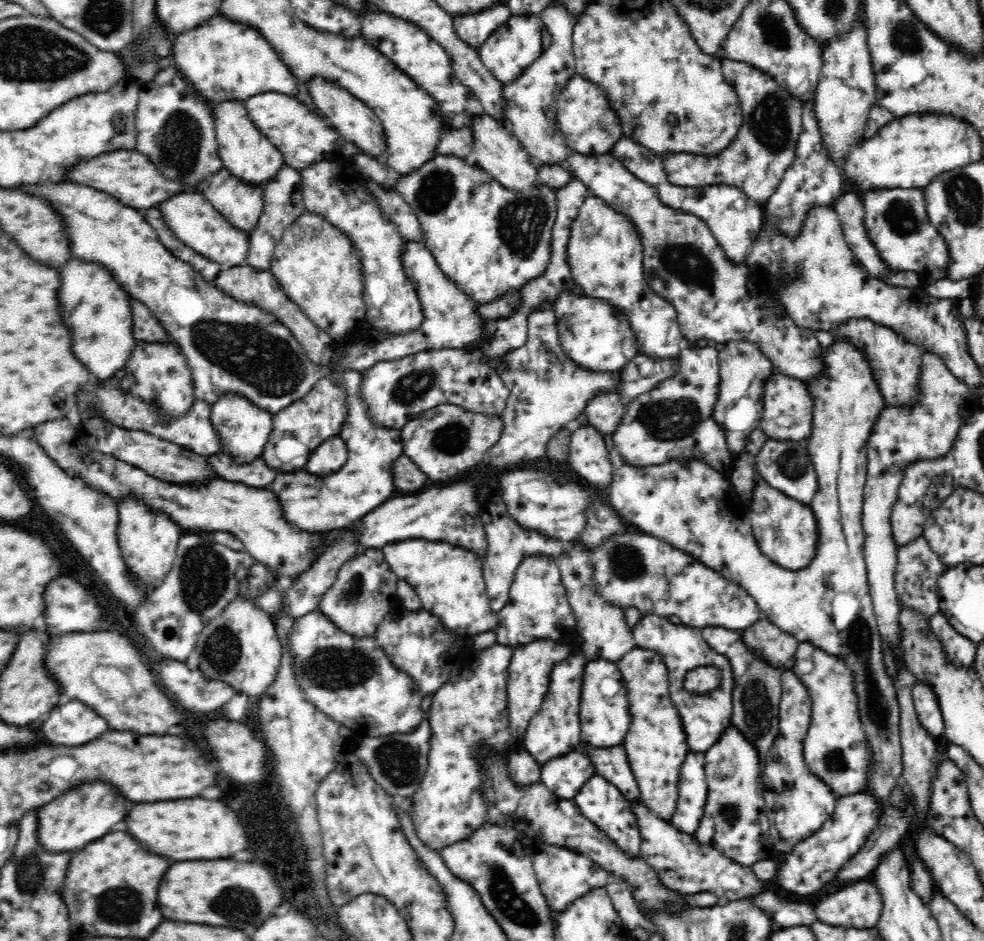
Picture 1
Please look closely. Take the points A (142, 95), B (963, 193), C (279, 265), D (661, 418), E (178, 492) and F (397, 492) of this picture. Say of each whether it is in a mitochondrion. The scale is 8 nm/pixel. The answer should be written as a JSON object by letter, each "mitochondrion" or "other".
{"A":"other","B":"mitochondrion","C":"other","D":"mitochondrion","E":"other","F":"other"}

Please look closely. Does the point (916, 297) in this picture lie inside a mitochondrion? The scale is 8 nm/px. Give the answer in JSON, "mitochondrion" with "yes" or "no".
{"mitochondrion":"no"}

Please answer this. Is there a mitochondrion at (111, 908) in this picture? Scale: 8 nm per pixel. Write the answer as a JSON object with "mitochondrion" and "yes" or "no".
{"mitochondrion":"yes"}

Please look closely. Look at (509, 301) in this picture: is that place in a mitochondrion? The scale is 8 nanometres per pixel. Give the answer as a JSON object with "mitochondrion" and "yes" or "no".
{"mitochondrion":"yes"}

